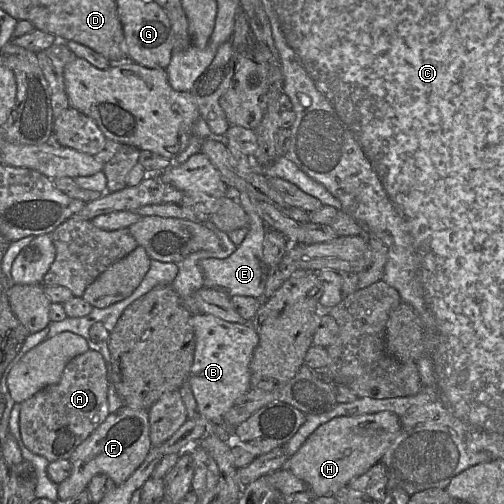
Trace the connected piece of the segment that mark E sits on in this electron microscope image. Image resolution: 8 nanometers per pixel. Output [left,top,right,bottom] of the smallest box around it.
[200,192,269,299]

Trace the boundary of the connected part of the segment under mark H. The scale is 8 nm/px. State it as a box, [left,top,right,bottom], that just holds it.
[286,411,401,498]

